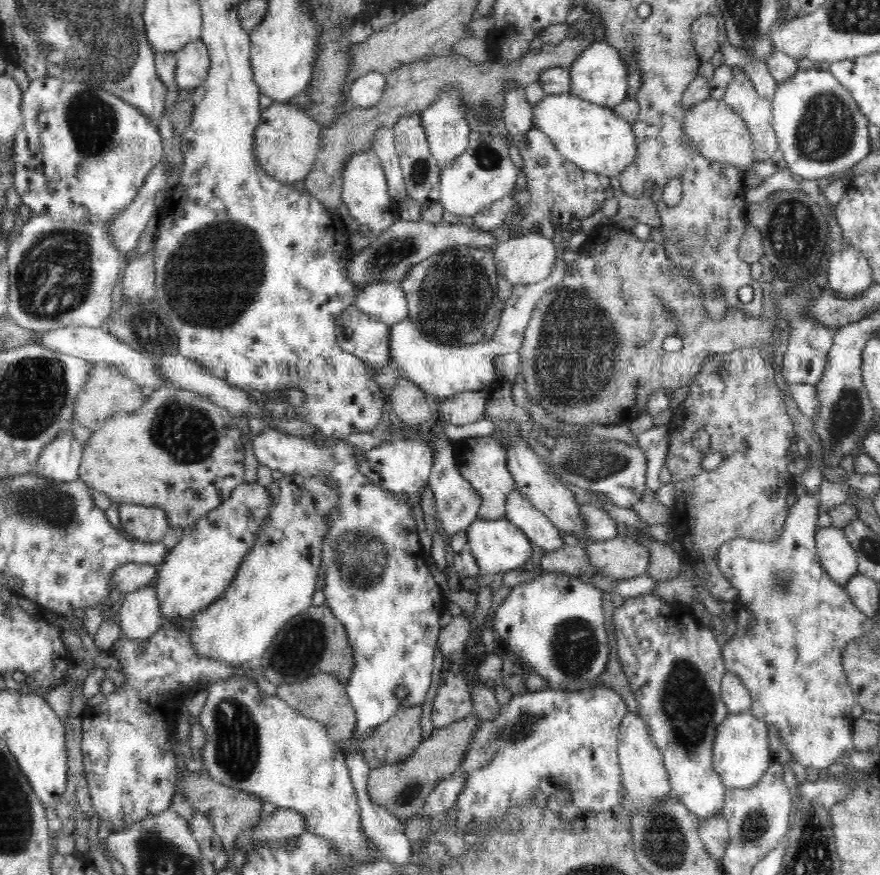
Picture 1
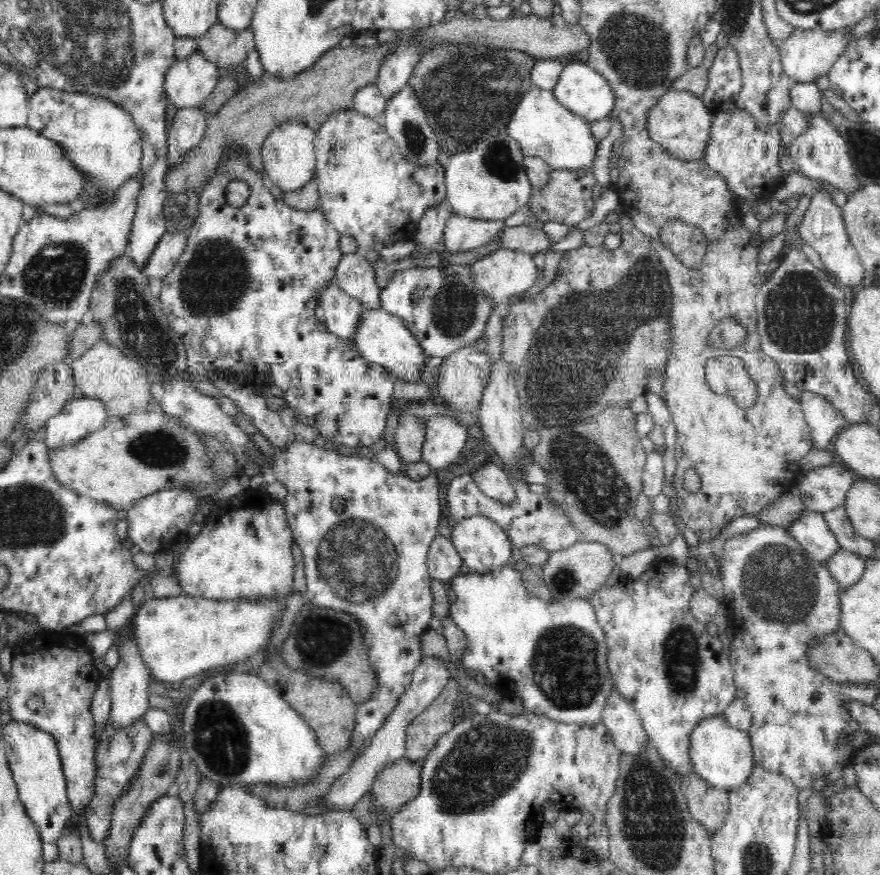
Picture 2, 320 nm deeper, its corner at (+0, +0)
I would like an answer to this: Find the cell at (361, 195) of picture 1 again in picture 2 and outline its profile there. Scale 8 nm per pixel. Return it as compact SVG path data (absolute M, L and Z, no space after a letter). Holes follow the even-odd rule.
M350 107L347 111L332 113L316 131L315 179L320 193L319 210L341 236L350 236L356 240L362 254L370 250L380 252L382 248L404 240L410 224L418 227L430 204L444 202L445 206L450 206L446 198L443 163L436 161L434 164L418 165L404 159L380 120L363 115Z

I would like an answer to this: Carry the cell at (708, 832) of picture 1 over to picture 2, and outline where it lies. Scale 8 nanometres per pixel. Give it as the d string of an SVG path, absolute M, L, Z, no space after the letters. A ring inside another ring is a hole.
M695 773L681 779L688 808L694 820L704 825L710 834L725 823L729 812L729 791L713 787Z

